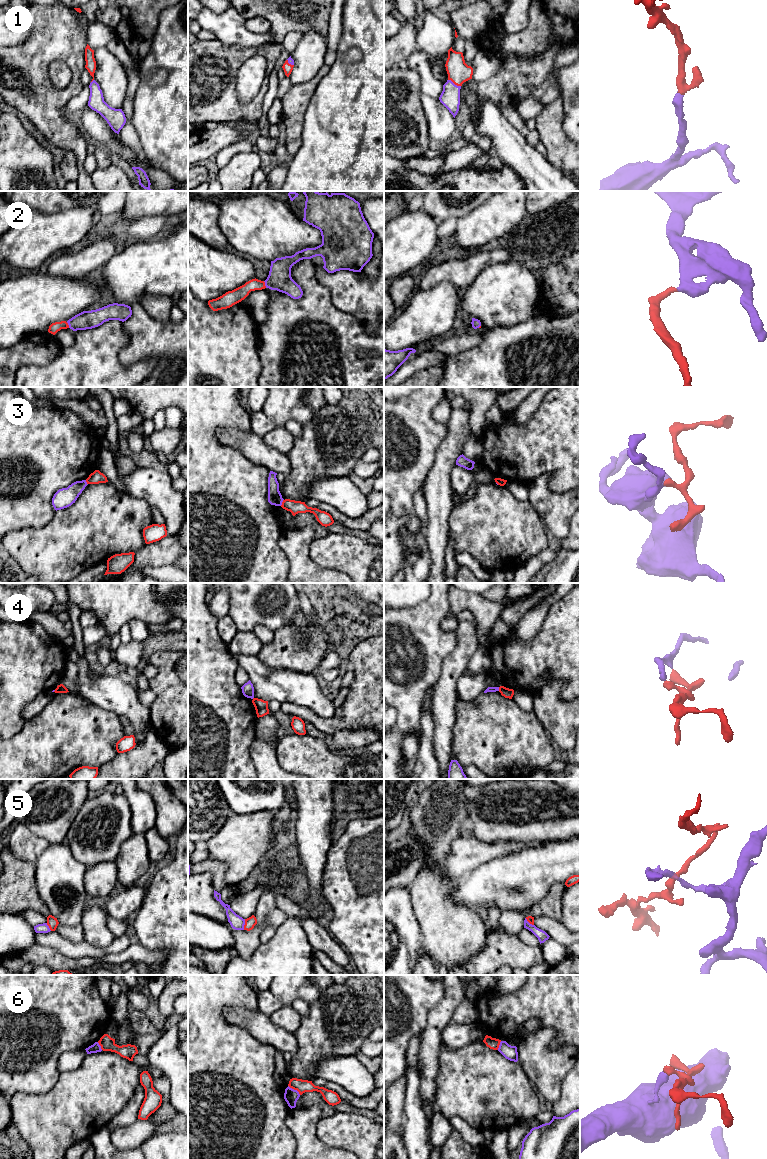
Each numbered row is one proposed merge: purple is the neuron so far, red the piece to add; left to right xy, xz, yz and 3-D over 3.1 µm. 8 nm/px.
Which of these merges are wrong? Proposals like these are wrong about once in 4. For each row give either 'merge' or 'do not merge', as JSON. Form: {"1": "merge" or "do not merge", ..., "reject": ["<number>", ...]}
{"1": "merge", "2": "merge", "3": "do not merge", "4": "merge", "5": "do not merge", "6": "do not merge", "reject": ["3", "5", "6"]}

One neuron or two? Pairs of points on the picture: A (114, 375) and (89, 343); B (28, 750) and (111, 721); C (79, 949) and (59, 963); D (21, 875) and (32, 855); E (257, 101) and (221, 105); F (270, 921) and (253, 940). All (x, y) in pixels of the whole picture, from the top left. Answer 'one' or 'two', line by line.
A: one
B: one
C: two
D: two
E: one
F: one

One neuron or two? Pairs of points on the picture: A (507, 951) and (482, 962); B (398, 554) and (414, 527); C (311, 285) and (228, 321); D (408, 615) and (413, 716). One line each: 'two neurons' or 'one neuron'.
A: one neuron
B: one neuron
C: two neurons
D: one neuron

